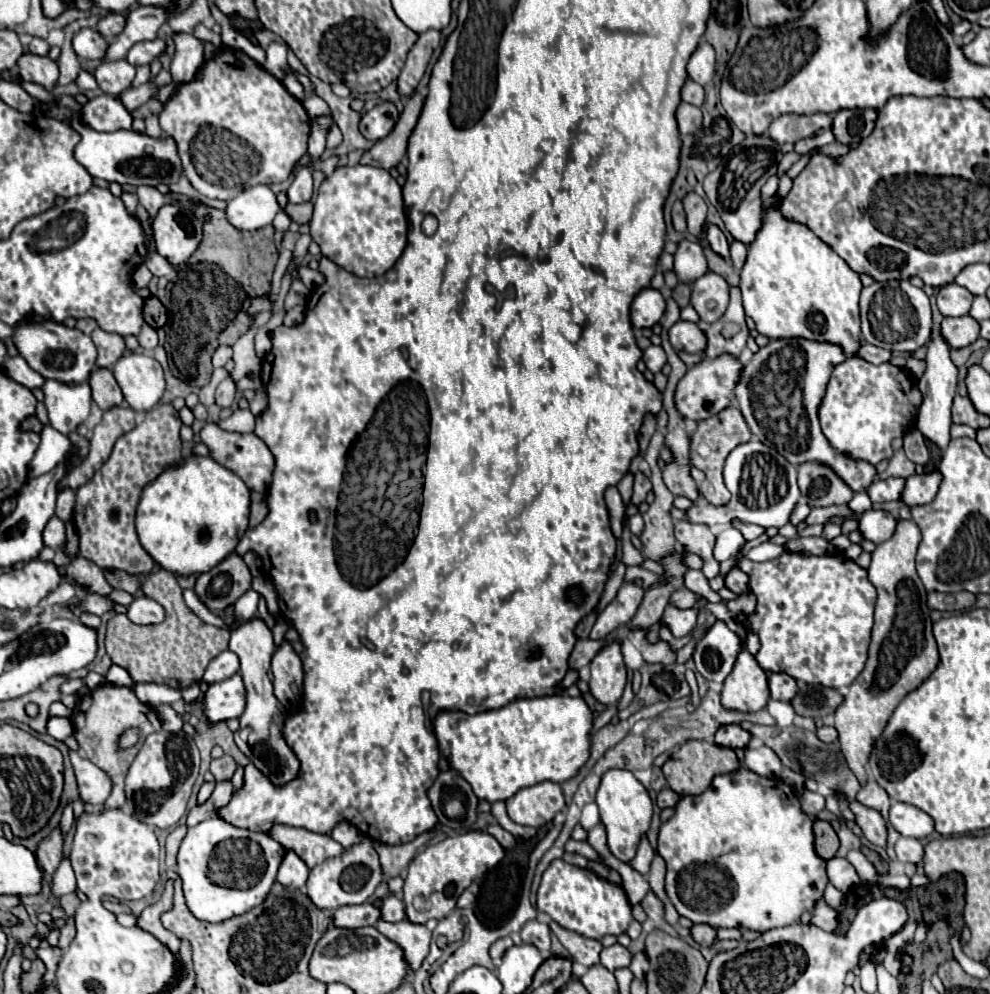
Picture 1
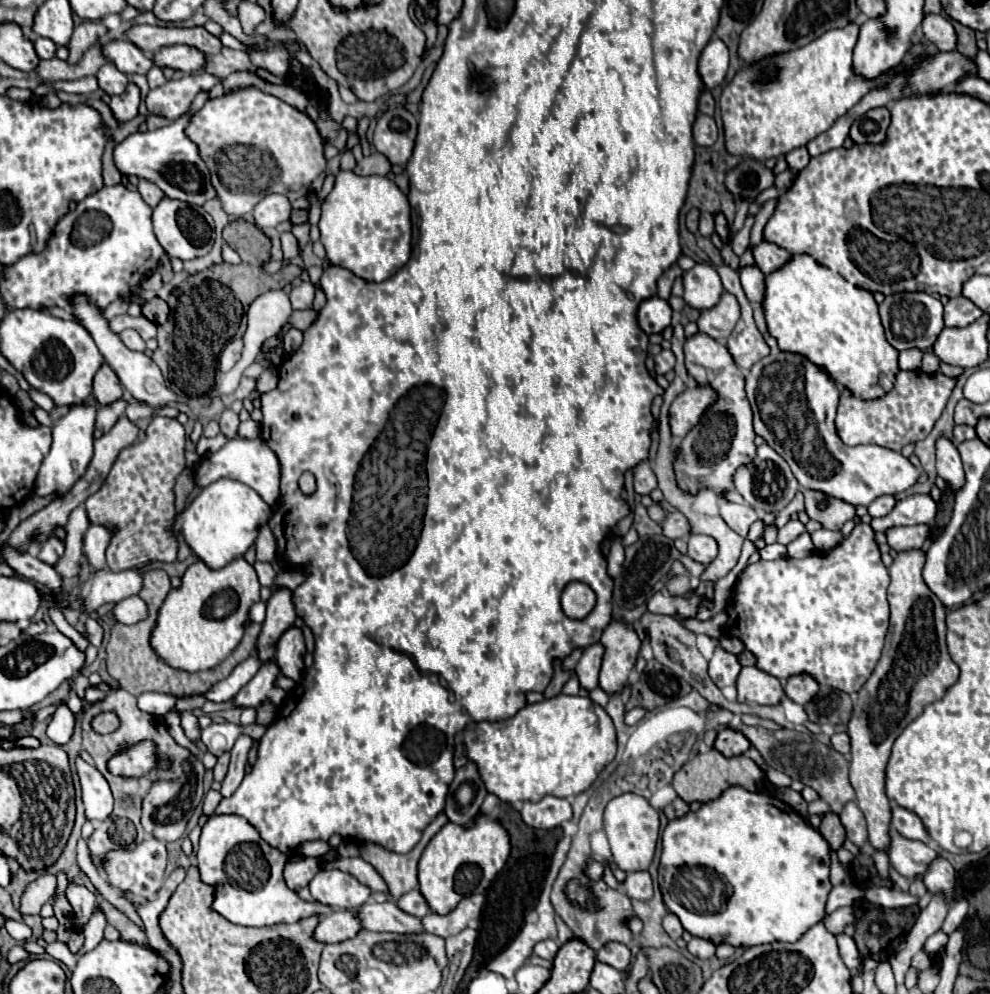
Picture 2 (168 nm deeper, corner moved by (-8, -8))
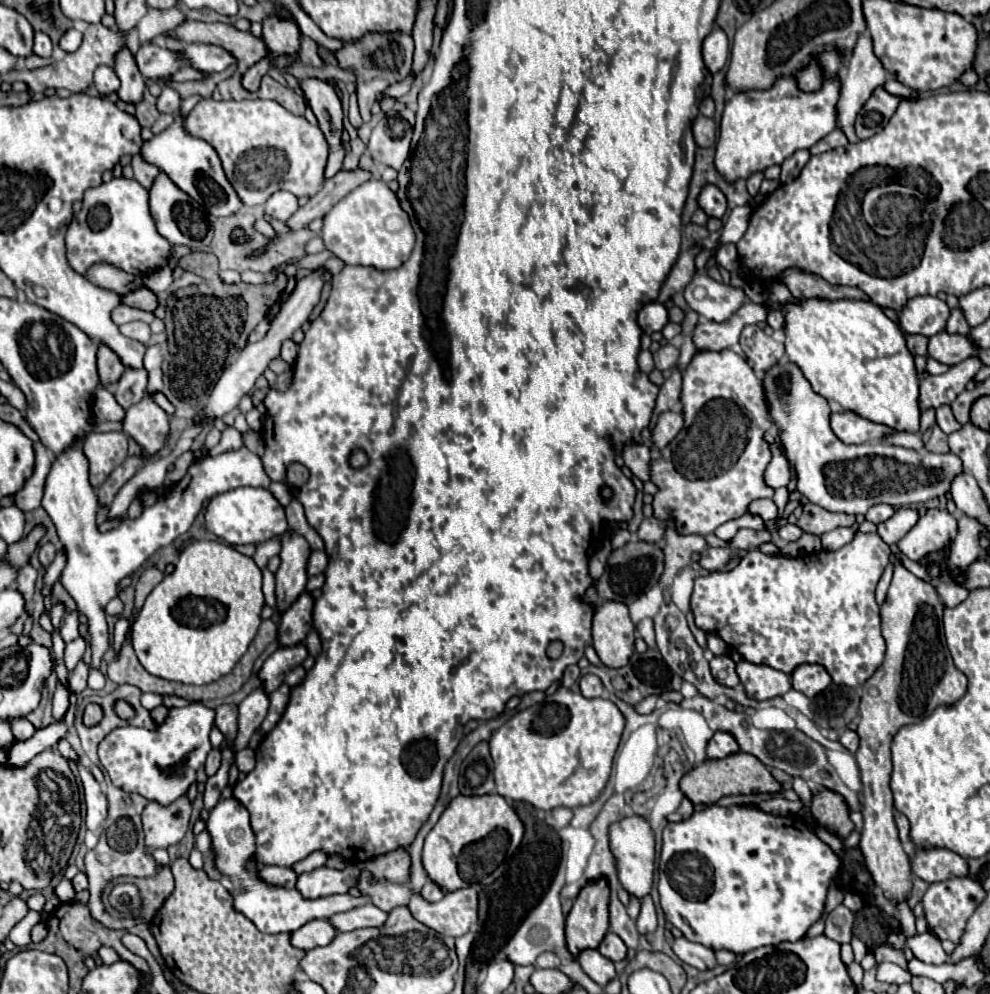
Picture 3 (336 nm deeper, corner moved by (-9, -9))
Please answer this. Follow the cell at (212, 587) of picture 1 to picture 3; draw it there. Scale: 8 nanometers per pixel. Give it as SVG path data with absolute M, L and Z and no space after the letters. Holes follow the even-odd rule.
M202 540L184 548L172 574L168 574L146 598L132 626L132 646L140 664L154 676L182 684L208 684L226 676L258 632L264 606L262 572L256 562L228 544Z

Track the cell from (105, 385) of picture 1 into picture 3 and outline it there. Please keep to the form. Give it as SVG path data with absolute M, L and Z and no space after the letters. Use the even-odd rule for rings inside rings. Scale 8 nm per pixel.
M100 344L98 346L98 374L100 374L100 384L106 388L114 382L118 382L122 378L122 372L124 372L124 366L120 364L120 360L116 360L116 354Z

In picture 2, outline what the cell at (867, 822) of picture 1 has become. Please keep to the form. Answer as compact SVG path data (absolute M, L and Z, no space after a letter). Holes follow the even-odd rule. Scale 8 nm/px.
M891 829L891 847L889 847L889 861L891 865L907 879L915 879L927 873L931 859L937 859L939 853L925 843L909 841L901 837L895 829Z

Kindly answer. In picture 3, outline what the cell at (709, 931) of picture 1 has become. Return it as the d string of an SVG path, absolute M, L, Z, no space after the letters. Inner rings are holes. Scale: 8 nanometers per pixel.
M678 938L678 940L674 940L672 950L674 950L674 954L676 954L682 962L686 962L686 964L690 964L690 966L694 966L694 968L710 970L710 968L716 966L714 950L698 944L698 942L690 942L690 940L686 940L686 938Z

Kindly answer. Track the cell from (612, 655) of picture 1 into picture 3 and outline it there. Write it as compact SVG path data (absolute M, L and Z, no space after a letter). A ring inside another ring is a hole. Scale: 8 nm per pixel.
M598 604L592 624L592 638L594 650L604 666L622 668L628 664L634 652L634 632L636 626L628 616L626 604Z

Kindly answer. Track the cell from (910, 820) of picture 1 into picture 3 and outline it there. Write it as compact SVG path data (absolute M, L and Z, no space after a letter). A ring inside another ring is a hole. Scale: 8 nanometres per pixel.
M894 812L894 820L896 820L896 826L898 826L898 832L900 832L900 840L902 842L910 842L910 822L908 818L902 814L902 812Z

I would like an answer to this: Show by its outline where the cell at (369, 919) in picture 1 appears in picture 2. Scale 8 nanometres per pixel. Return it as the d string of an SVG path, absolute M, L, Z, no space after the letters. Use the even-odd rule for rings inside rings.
M333 911L319 919L315 927L315 939L321 943L341 943L353 939L361 931L361 923L353 911Z

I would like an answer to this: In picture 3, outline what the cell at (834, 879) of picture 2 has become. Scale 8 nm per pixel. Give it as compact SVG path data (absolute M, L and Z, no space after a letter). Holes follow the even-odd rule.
M736 752L722 760L704 760L700 766L694 766L690 772L682 776L680 790L694 804L698 802L714 804L722 796L730 796L730 794L754 794L754 792L756 794L776 794L776 792L782 792L782 786L780 782L772 778L772 774L764 768L764 764L760 764L760 760L756 760L750 754Z

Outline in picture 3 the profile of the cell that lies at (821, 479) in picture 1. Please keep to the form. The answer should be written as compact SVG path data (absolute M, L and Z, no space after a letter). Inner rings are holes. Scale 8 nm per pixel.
M804 504L802 506L802 516L798 518L798 526L804 532L812 532L822 536L824 532L830 532L838 526L852 526L856 522L856 516L852 514L842 514L842 512L830 512L826 508L820 508L818 504Z

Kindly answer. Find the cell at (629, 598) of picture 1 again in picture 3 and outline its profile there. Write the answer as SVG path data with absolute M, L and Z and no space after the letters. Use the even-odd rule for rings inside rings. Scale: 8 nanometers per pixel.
M584 674L578 682L580 682L580 692L586 698L602 696L602 682L600 682L600 678L596 674Z

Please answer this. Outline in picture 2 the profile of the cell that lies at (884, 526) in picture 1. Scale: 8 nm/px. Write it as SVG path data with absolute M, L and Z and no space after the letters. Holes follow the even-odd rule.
M911 525L911 527L893 527L887 531L887 541L895 551L921 549L929 537L929 525Z

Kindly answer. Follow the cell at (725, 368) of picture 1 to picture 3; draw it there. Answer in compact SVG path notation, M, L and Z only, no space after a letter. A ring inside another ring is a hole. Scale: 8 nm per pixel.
M674 410L662 412L660 418L658 418L658 424L656 424L654 432L652 432L654 444L656 444L660 450L666 448L666 446L676 438L676 434L682 430L682 424L684 424L682 412L674 412Z

